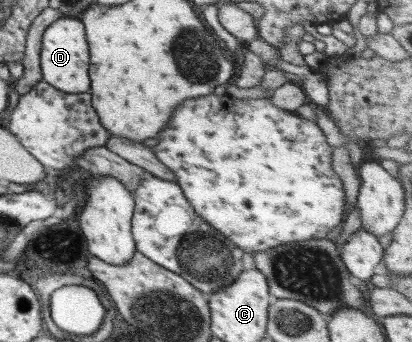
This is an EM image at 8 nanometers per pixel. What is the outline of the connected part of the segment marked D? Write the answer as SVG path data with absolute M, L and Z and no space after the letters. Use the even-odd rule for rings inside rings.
M59 17L45 27L40 40L40 71L42 81L65 94L88 93L88 46L82 22L76 17Z

